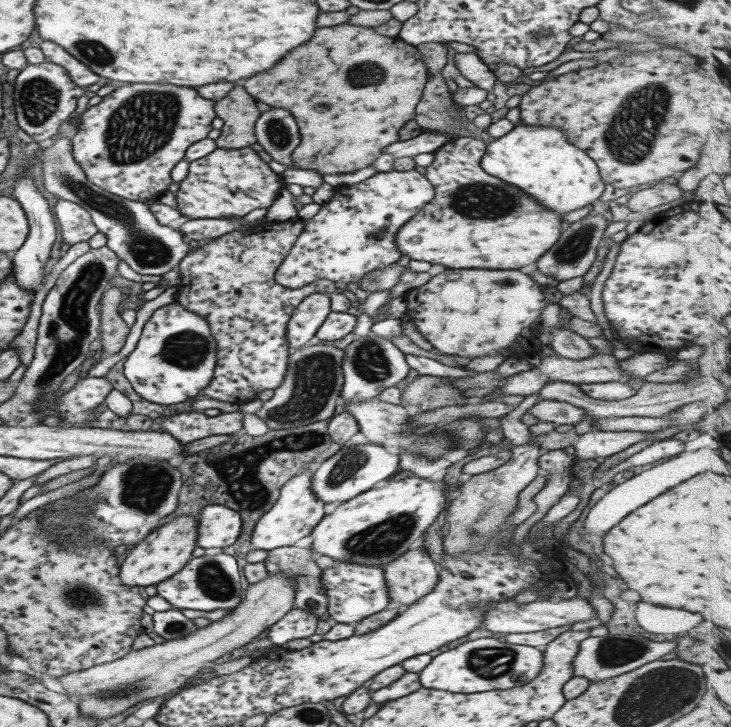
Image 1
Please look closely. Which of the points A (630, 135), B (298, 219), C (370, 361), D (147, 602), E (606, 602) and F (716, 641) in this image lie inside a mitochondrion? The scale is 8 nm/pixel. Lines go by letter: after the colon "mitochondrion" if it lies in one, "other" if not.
A: mitochondrion
B: other
C: mitochondrion
D: other
E: other
F: other

